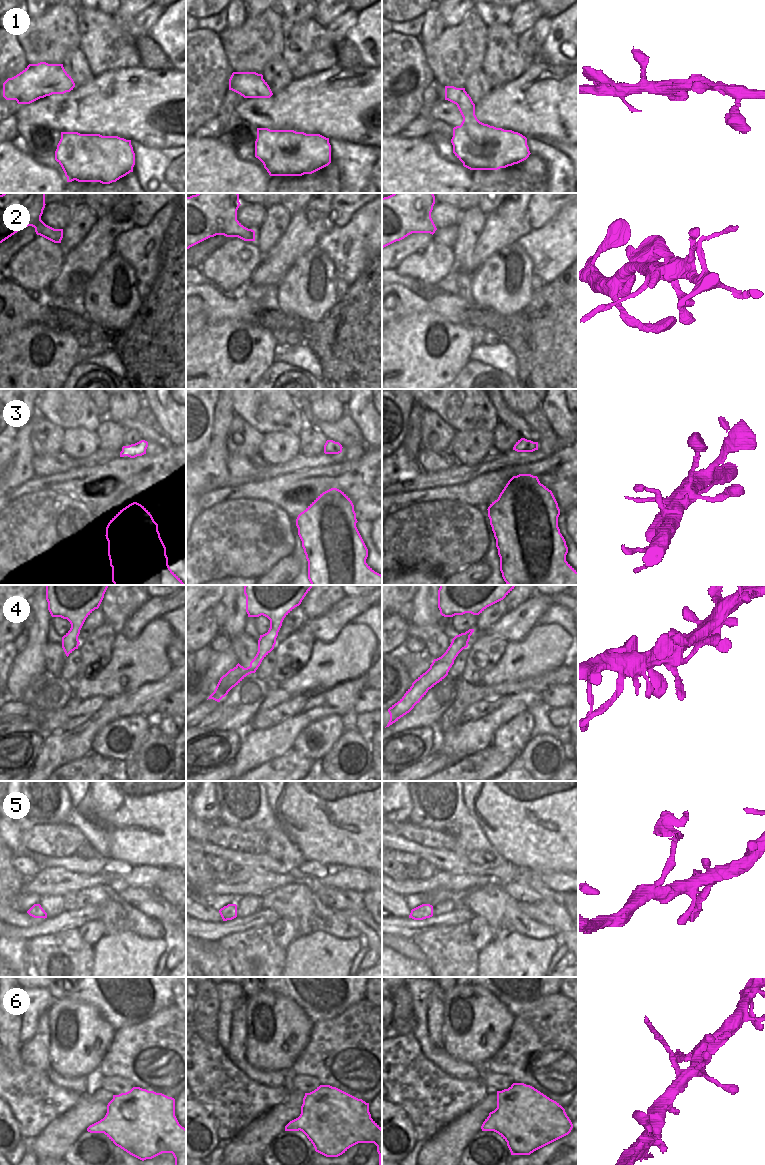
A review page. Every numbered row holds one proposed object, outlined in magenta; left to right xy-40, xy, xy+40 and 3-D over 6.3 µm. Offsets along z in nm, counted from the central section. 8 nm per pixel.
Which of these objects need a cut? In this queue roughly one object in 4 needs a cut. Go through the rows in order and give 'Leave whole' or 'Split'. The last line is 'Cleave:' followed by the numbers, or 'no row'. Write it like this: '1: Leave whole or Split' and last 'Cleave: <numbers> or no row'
1: Leave whole
2: Leave whole
3: Leave whole
4: Leave whole
5: Split
6: Split
Cleave: 5, 6.

